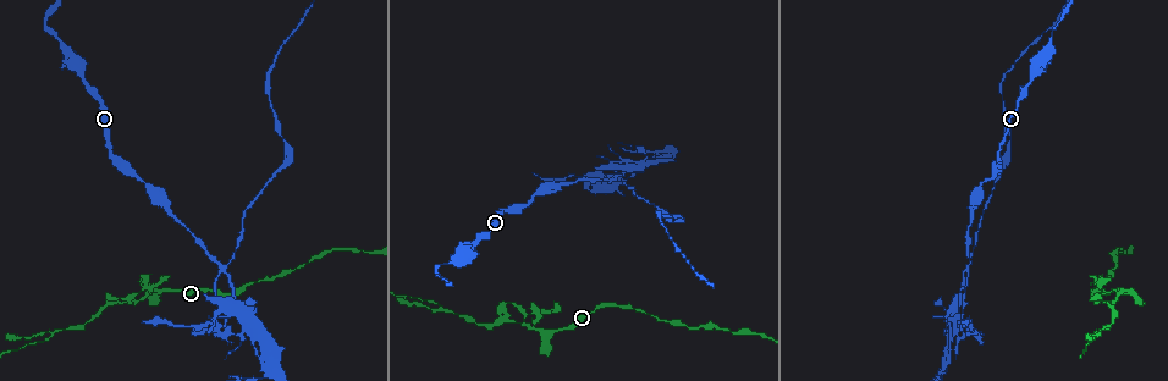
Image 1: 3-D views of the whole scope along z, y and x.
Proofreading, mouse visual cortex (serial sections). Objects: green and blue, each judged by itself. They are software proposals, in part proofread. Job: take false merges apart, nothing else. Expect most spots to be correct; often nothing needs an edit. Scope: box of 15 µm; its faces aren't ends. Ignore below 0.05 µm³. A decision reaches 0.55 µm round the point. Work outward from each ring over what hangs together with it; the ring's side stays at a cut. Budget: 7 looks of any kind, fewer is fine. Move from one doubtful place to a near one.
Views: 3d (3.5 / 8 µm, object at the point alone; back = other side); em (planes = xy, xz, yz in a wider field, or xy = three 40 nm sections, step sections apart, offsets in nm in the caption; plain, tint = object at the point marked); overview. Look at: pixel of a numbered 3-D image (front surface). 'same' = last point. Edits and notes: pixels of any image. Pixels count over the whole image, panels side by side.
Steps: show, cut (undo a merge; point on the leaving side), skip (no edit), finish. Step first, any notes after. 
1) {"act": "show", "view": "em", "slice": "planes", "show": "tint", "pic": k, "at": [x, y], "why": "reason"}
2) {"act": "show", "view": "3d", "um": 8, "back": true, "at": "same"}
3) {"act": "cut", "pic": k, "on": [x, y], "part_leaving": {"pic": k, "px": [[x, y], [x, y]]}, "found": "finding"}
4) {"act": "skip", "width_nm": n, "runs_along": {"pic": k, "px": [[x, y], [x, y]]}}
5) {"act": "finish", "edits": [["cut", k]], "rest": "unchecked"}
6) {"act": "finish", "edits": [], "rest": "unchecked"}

{"act": "show", "view": "3d", "um": 3.5, "pic": 1, "at": [118, 303], "why": "arms part here"}

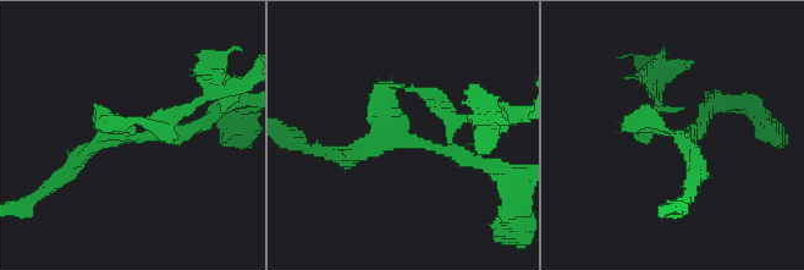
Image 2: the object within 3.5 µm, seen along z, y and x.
{"act": "show", "view": "em", "slice": "xy", "step": 2, "show": "plain", "pic": 2, "at": [128, 134], "arms": 3, "arm_widths_nm": [150, 200, 200], "why": "now the EM"}

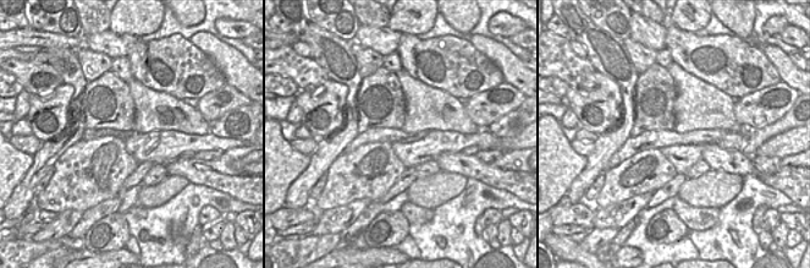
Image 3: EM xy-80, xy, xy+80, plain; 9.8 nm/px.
{"act": "show", "view": "em", "slice": "xy", "step": 2, "show": "tint", "at": "same"}

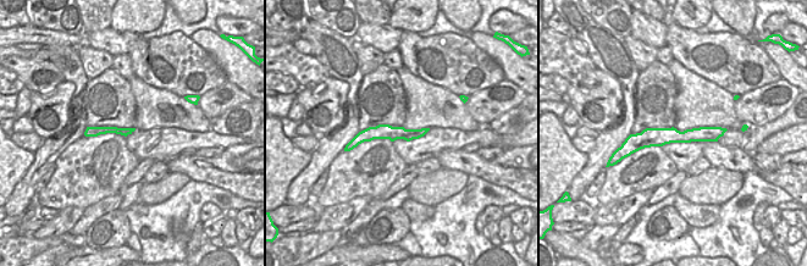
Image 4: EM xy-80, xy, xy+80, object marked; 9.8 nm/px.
{"act": "cut", "pic": 2, "on": [115, 119], "part_leaving": {"pic": 2, "px": [[130, 132], [111, 125], [175, 110]]}, "found": "two cells meet here"}

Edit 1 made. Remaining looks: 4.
{"act": "show", "view": "3d", "um": 3.5, "pic": 1, "at": [614, 181], "why": "three arms meet"}

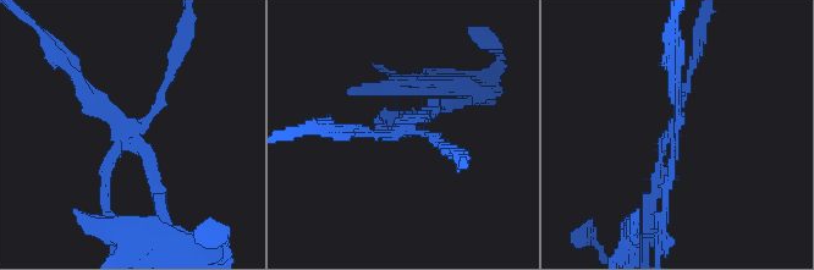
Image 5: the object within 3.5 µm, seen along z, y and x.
{"act": "show", "view": "em", "slice": "planes", "show": "tint", "pic": 5, "at": [126, 124], "why": "now the EM"}

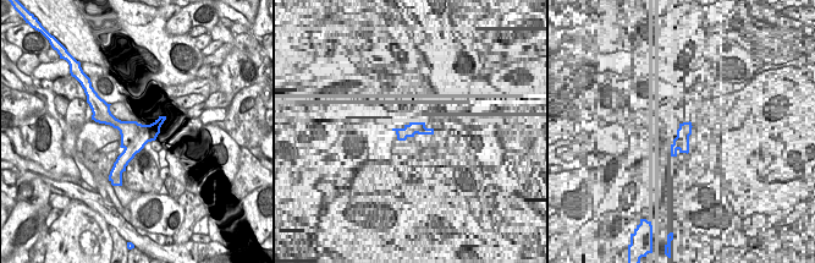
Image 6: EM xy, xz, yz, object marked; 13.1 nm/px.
{"act": "cut", "pic": 5, "on": [686, 87], "border": {"pic": 6, "px": [[148, 127], [142, 132], [139, 149]]}, "found": "two cells meet here"}

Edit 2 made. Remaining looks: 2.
{"act": "show", "view": "3d", "um": 3.5, "pic": 1, "at": [1098, 329], "why": "a fork"}

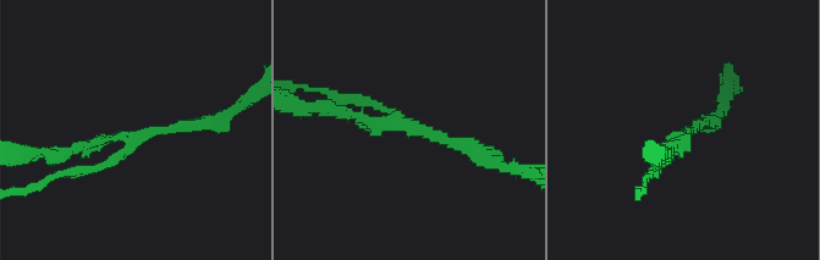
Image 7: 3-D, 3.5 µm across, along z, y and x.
{"act": "show", "view": "em", "slice": "xy", "step": 1, "show": "tint", "pic": 7, "at": [131, 139]}

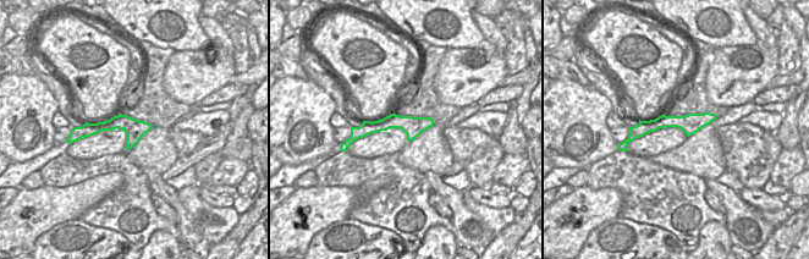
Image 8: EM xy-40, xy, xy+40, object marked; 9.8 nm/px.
{"act": "skip", "runs_along": {"pic": 7, "px": [[477, 150], [334, 109]]}, "found": "one cell here"}

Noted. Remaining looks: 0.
{"act": "finish", "edits": [["cut", 2], ["cut", 5]], "rest": "unchecked"}

